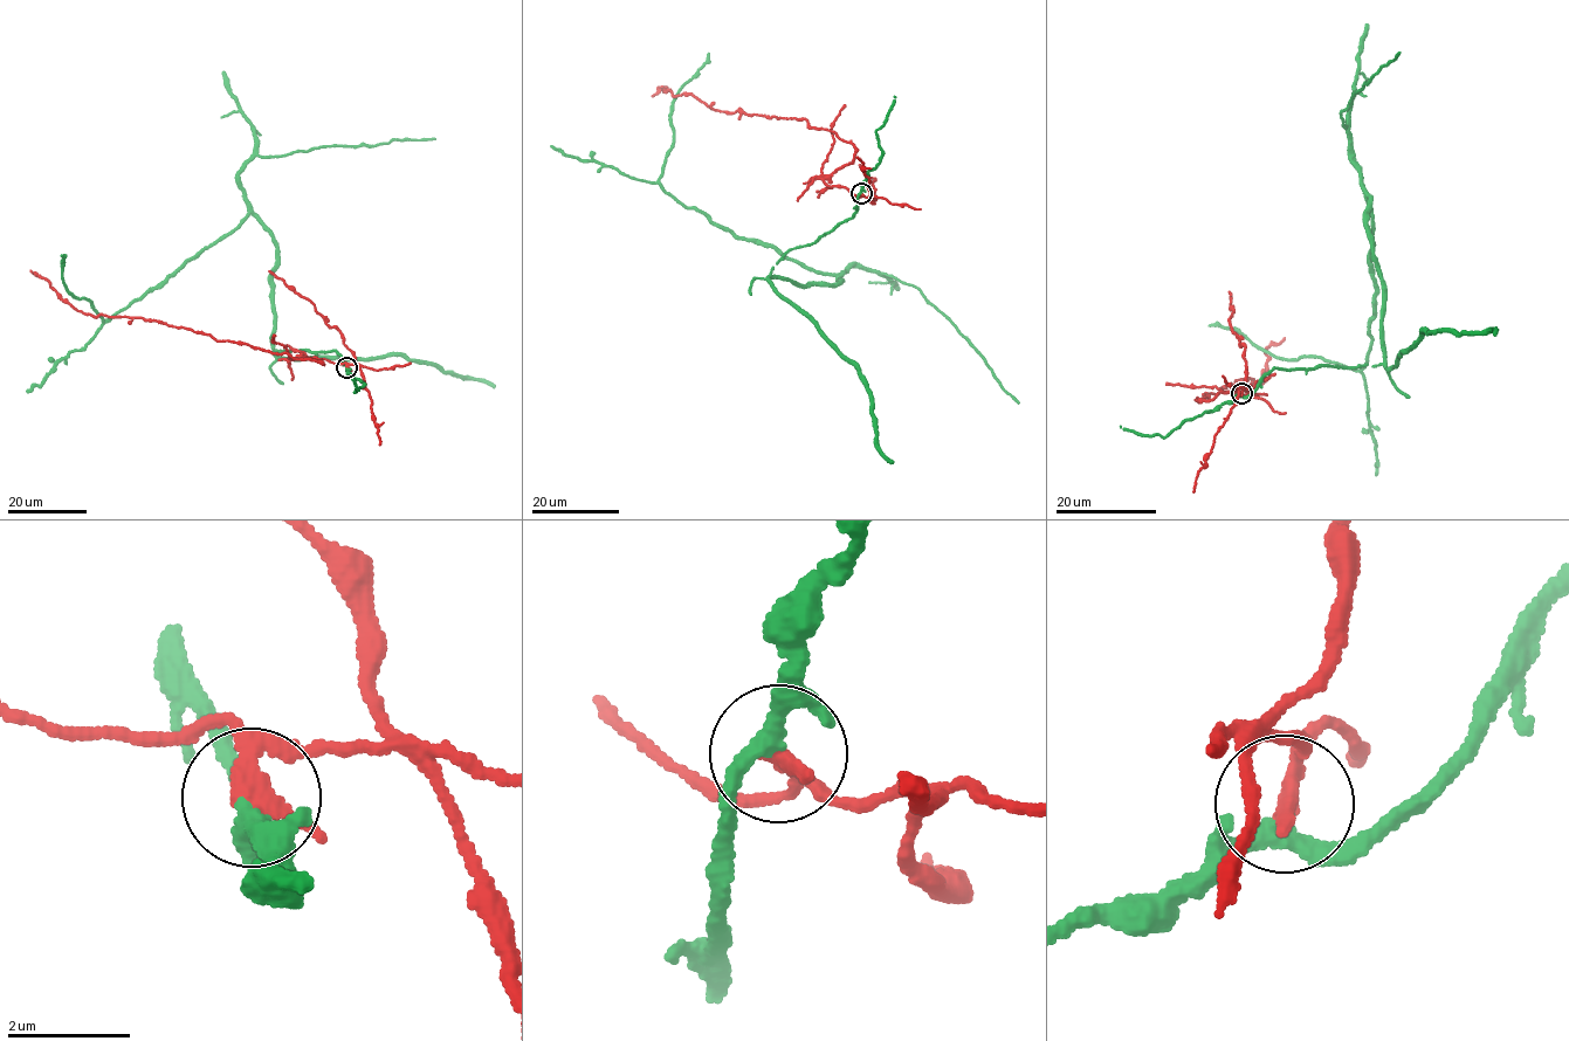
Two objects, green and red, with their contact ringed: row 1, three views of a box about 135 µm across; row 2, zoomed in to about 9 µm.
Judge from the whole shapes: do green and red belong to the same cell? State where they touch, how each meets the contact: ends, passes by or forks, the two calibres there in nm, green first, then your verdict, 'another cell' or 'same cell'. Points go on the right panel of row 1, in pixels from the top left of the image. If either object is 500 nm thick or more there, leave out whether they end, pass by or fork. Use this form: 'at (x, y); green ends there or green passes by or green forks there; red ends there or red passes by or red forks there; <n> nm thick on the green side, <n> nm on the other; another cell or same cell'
at (1241, 393); green passes by; red forks there; 280 nm thick on the green side, 200 nm on the other; another cell

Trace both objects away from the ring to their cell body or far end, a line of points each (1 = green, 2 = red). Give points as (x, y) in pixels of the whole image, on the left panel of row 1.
1: (346, 367), (334, 350), (274, 352), (276, 245), (253, 214), (107, 319), (91, 302), (68, 291), (61, 255)
2: (348, 367), (157, 321), (93, 317), (31, 270)

